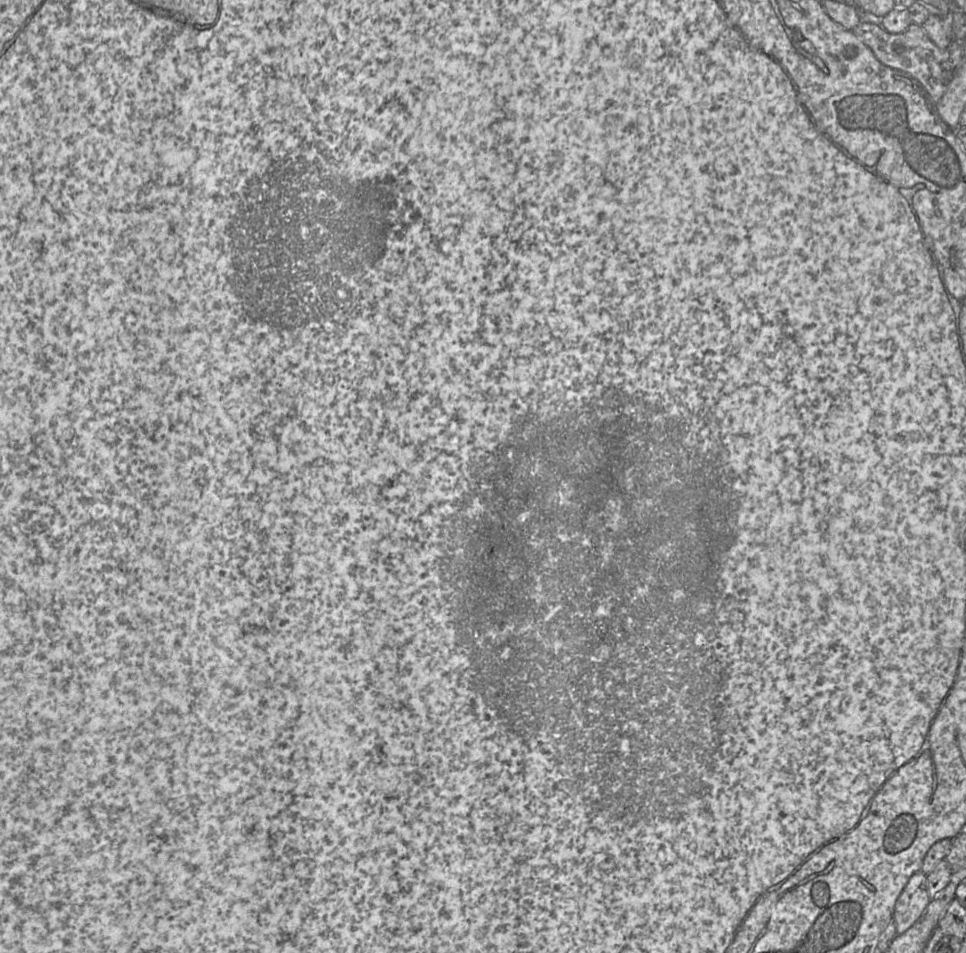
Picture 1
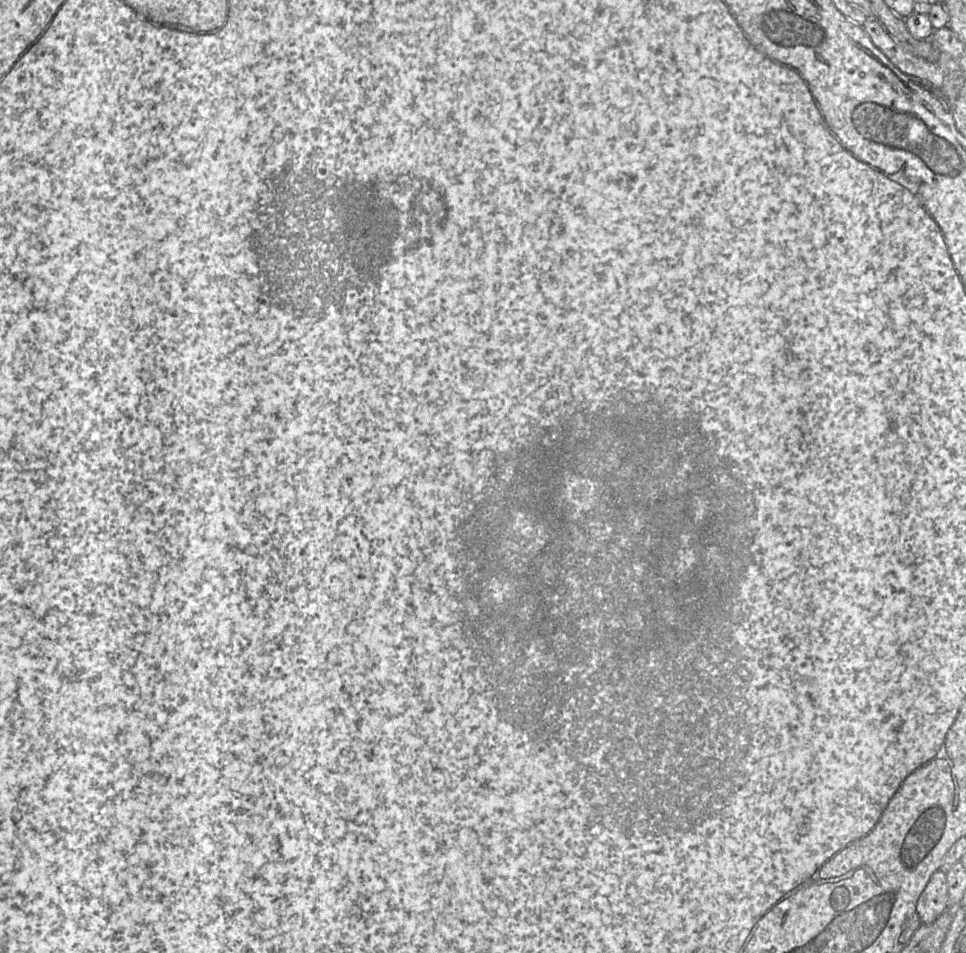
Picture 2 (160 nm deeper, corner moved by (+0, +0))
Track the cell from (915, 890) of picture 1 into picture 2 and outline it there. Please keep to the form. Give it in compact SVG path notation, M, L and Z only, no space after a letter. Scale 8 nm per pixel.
M935 872L920 893L915 913L922 924L933 923L950 906L946 873Z

